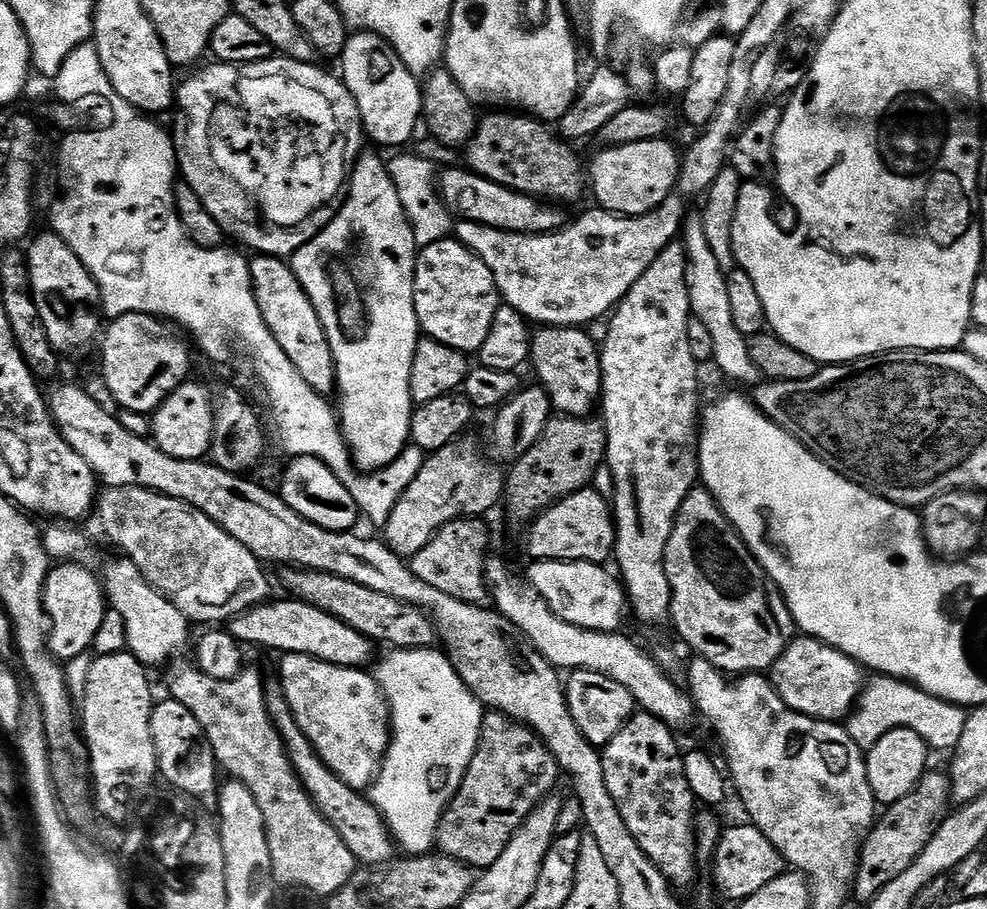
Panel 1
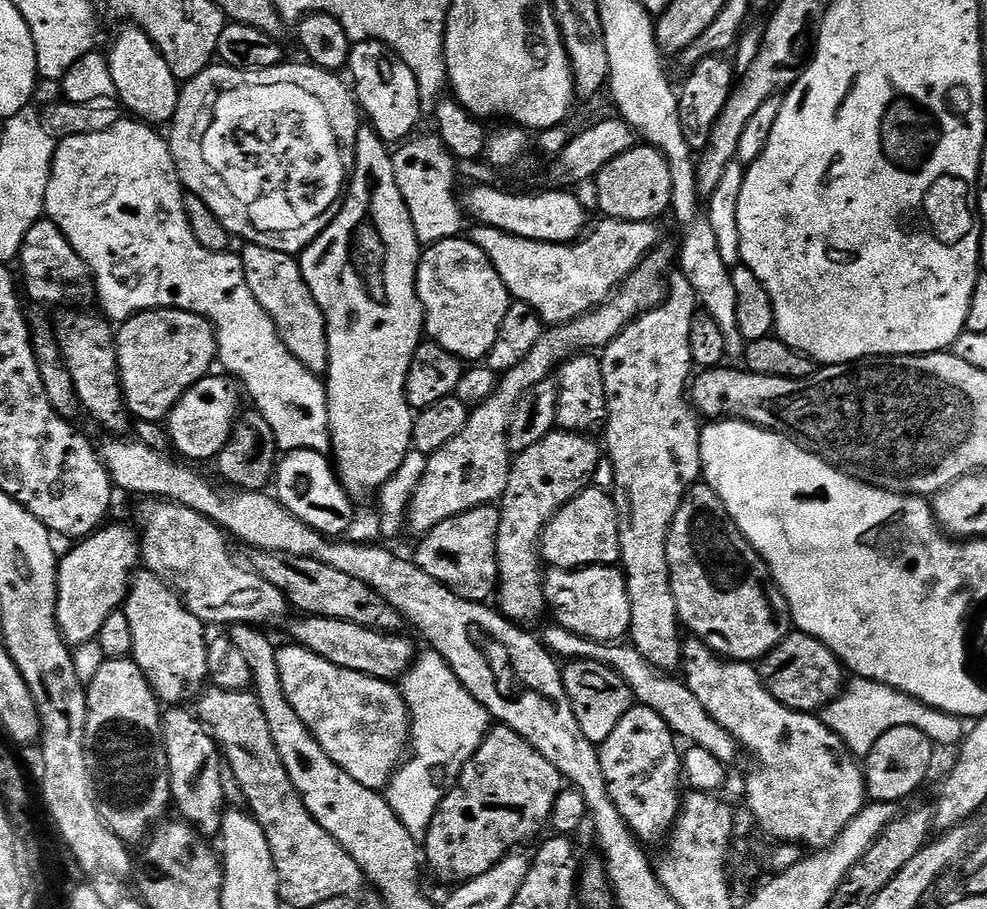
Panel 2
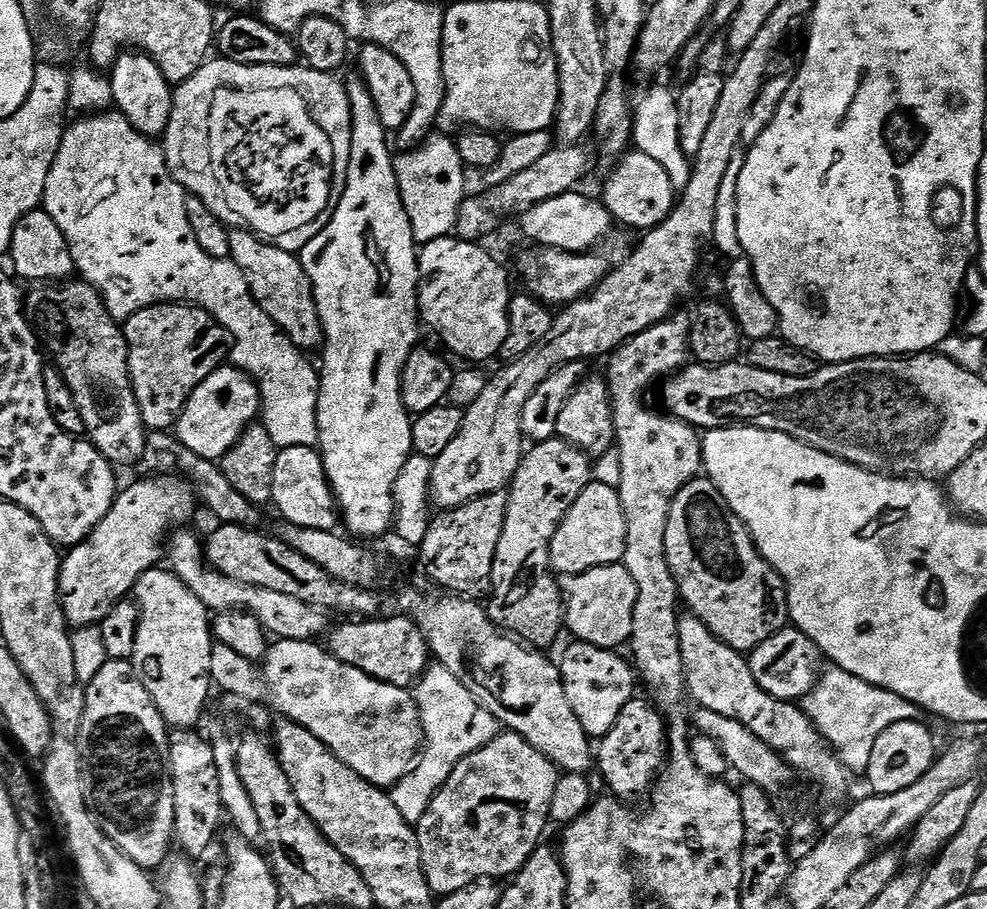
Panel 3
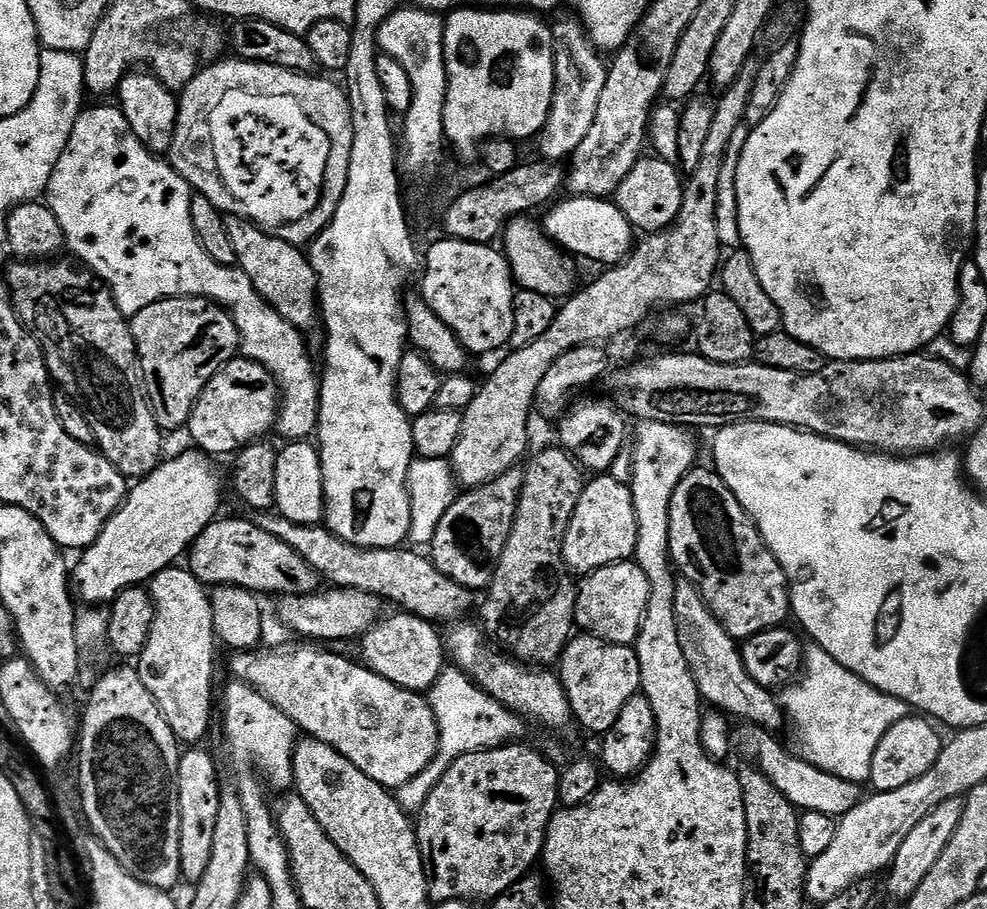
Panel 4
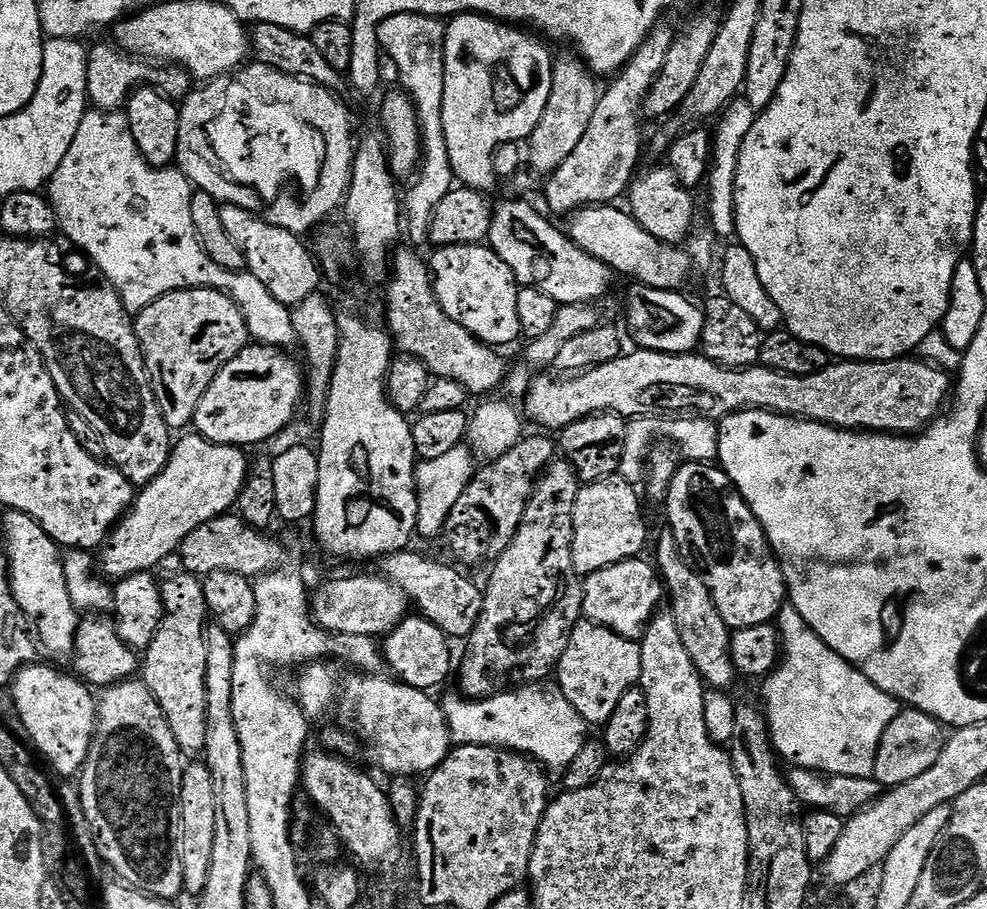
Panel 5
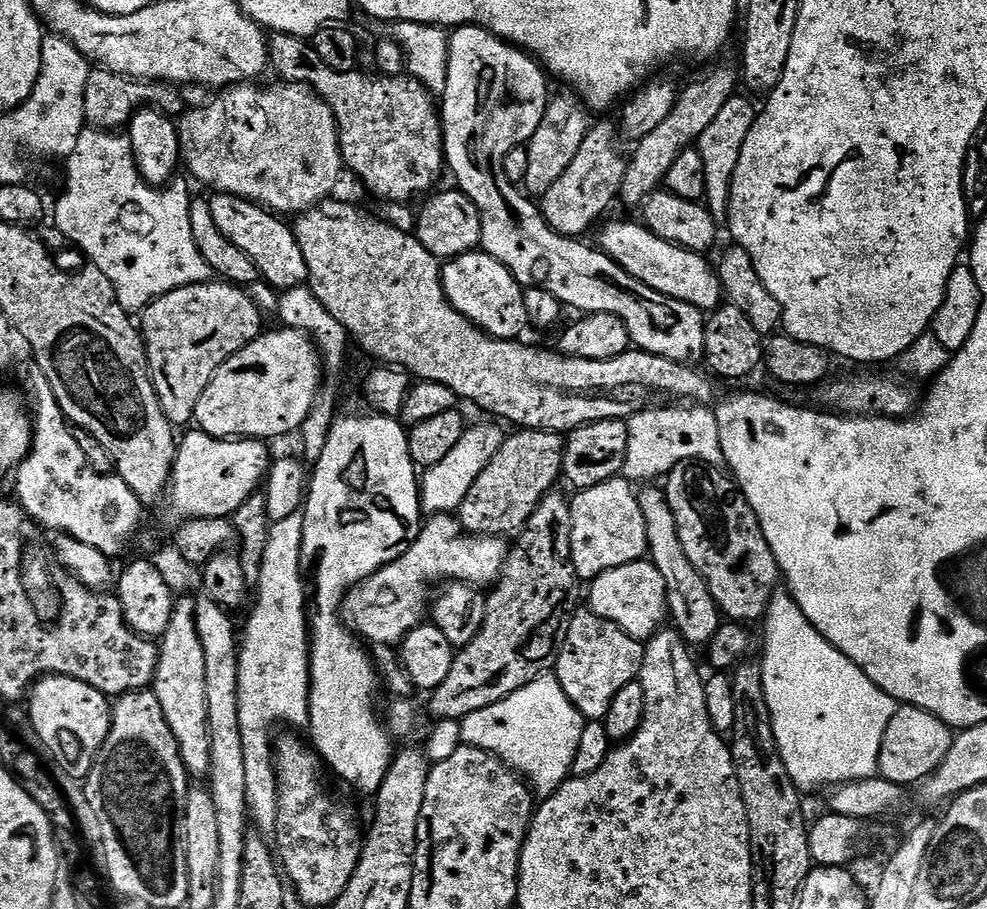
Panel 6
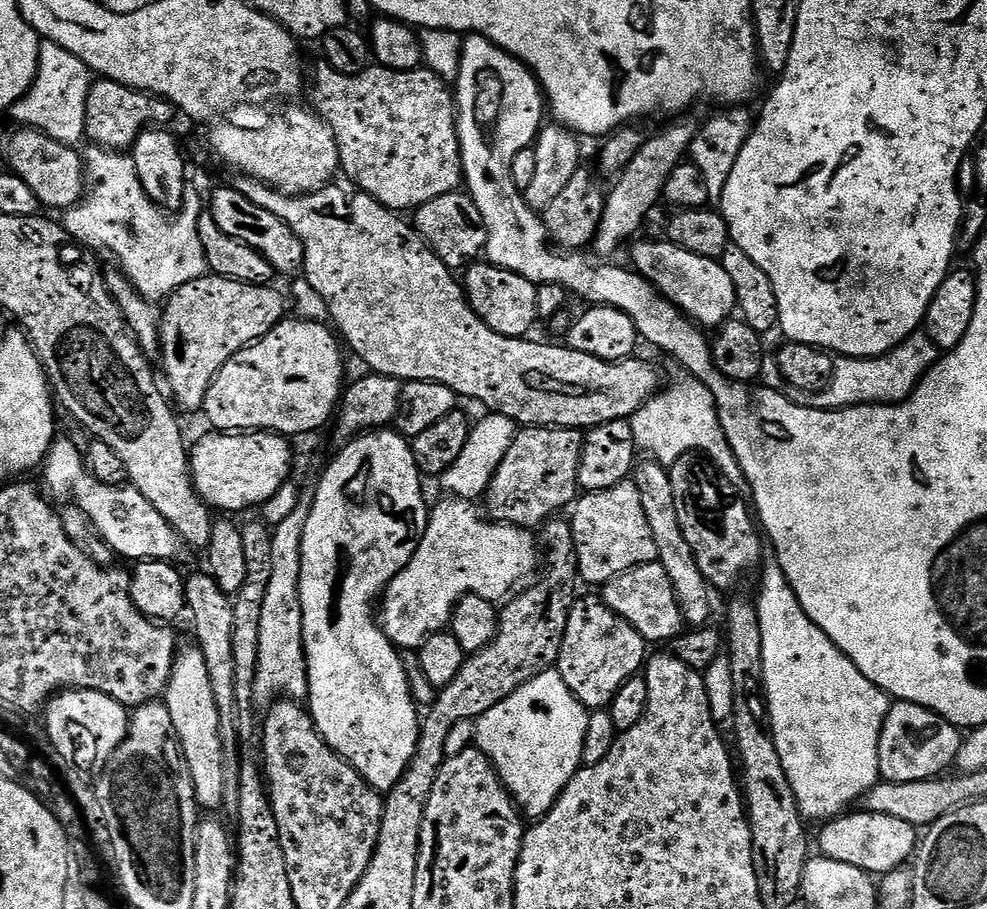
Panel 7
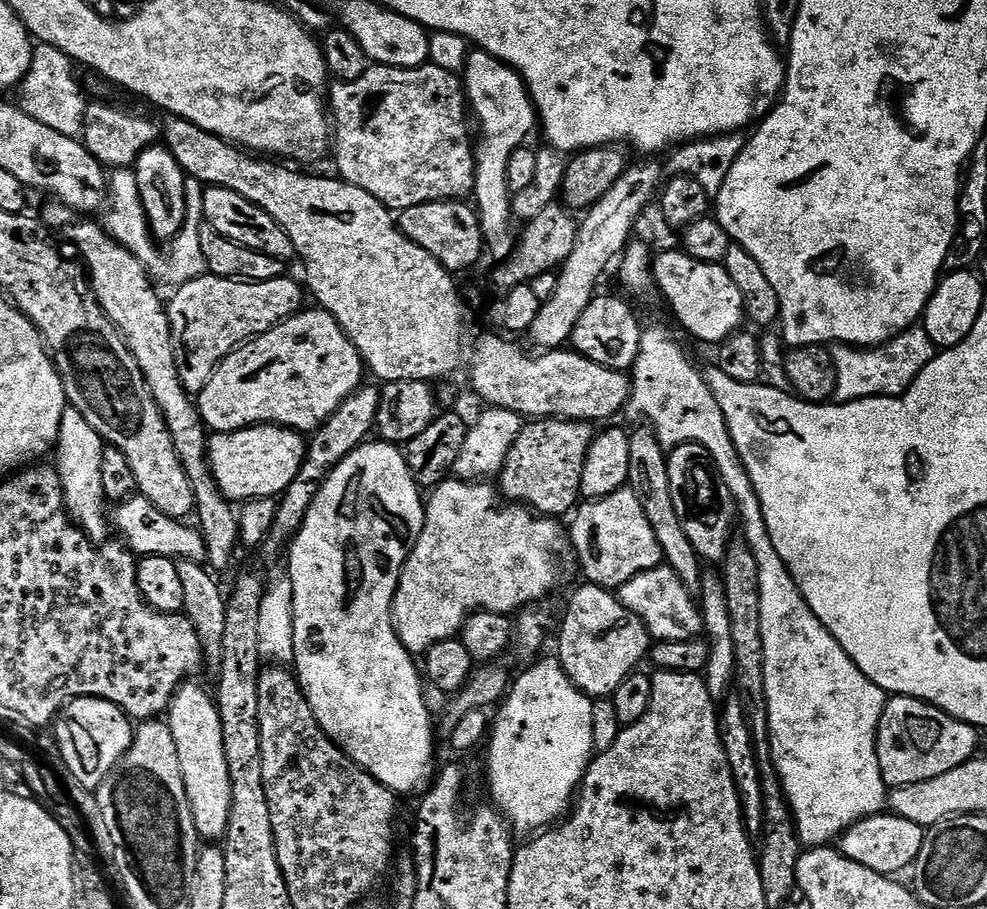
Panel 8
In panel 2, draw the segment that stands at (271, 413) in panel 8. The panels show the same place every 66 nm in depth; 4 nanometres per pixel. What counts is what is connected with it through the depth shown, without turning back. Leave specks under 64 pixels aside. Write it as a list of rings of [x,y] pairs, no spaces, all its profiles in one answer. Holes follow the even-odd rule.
[[[209,374],[186,389],[167,418],[166,429],[171,447],[177,448],[185,461],[215,461],[216,455],[222,450],[222,446],[226,446],[229,434],[232,432],[238,409],[241,407],[240,400],[236,397],[237,385],[223,375],[220,375],[221,377],[216,375]]]

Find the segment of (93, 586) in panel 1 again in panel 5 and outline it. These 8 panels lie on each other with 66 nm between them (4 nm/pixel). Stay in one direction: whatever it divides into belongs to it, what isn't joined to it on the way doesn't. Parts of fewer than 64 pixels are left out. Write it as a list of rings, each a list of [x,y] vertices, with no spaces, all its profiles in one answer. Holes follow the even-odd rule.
[[[191,435],[175,441],[164,470],[139,489],[132,507],[103,545],[98,568],[109,581],[119,582],[132,574],[156,570],[194,529],[225,515],[231,509],[228,507],[239,501],[250,467],[249,457],[244,457],[245,449],[230,444],[211,444],[205,436]]]

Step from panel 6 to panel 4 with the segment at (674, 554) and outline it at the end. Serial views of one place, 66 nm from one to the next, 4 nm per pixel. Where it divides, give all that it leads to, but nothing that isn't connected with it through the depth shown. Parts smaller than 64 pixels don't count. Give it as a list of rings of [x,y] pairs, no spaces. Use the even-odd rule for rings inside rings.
[[[683,578],[676,582],[674,622],[678,622],[678,646],[682,646],[682,654],[686,654],[690,674],[694,674],[701,697],[707,703],[709,700],[713,709],[732,718],[737,716],[735,719],[740,722],[763,724],[769,730],[785,727],[786,717],[779,699],[769,689],[758,686],[750,674],[746,674],[737,641],[724,629],[722,622],[714,618],[699,590]]]

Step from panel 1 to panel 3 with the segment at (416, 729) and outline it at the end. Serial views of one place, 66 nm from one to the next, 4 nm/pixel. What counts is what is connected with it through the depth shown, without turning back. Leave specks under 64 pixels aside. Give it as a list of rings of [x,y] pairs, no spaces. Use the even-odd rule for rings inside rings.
[[[433,663],[420,677],[414,688],[414,695],[420,711],[420,721],[424,727],[422,751],[412,771],[407,772],[390,792],[394,806],[398,806],[398,814],[402,814],[402,818],[406,818],[406,822],[413,826],[419,824],[422,814],[426,814],[436,792],[448,781],[450,774],[454,774],[454,766],[458,766],[462,758],[474,754],[474,750],[489,744],[502,731],[502,725],[494,718],[494,714],[490,714],[490,710],[482,707],[474,698],[474,694],[470,694],[470,690],[466,690],[466,686],[458,682],[458,678],[450,674],[450,670],[446,670],[438,663]]]

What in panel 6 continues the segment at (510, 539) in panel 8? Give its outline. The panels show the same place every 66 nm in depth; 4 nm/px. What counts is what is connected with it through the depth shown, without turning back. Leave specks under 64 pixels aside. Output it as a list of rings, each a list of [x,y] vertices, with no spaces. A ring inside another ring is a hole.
[[[455,515],[431,517],[421,527],[416,541],[408,545],[406,554],[348,591],[342,609],[344,622],[369,645],[399,645],[418,625],[425,623],[434,592],[432,584],[463,582],[485,586],[499,580],[510,553],[509,545],[504,544],[507,543],[498,536],[462,534],[460,521]]]

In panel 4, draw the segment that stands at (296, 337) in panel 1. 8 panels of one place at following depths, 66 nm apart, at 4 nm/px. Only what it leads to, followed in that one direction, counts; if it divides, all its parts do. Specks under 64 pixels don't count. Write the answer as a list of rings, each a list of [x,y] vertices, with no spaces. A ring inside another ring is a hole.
[[[239,214],[229,215],[227,221],[236,264],[254,282],[254,290],[258,290],[260,297],[295,328],[308,330],[315,320],[317,323],[318,281],[307,255],[297,245],[273,236]]]

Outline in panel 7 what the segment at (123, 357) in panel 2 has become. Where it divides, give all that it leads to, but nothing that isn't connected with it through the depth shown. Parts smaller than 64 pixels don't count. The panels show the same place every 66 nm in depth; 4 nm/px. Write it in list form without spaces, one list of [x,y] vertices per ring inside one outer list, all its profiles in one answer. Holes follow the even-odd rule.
[[[206,274],[202,278],[192,280],[168,297],[160,316],[160,351],[159,359],[164,359],[164,372],[168,375],[167,391],[172,391],[171,399],[181,413],[199,413],[204,407],[204,399],[212,380],[222,366],[234,354],[238,354],[245,346],[261,340],[266,333],[275,328],[286,316],[286,300],[275,292],[275,287],[262,284],[243,284],[227,280],[221,276]]]

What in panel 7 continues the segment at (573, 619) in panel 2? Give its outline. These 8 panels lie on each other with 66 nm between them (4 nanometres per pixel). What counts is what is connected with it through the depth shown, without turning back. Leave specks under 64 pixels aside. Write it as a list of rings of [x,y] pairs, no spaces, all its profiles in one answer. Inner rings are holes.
[[[658,562],[639,564],[603,585],[602,599],[614,614],[626,618],[626,622],[630,622],[649,645],[660,644],[663,640],[671,642],[685,631],[684,615],[678,606],[674,586],[670,586],[670,578],[666,578],[666,570],[662,570]]]

